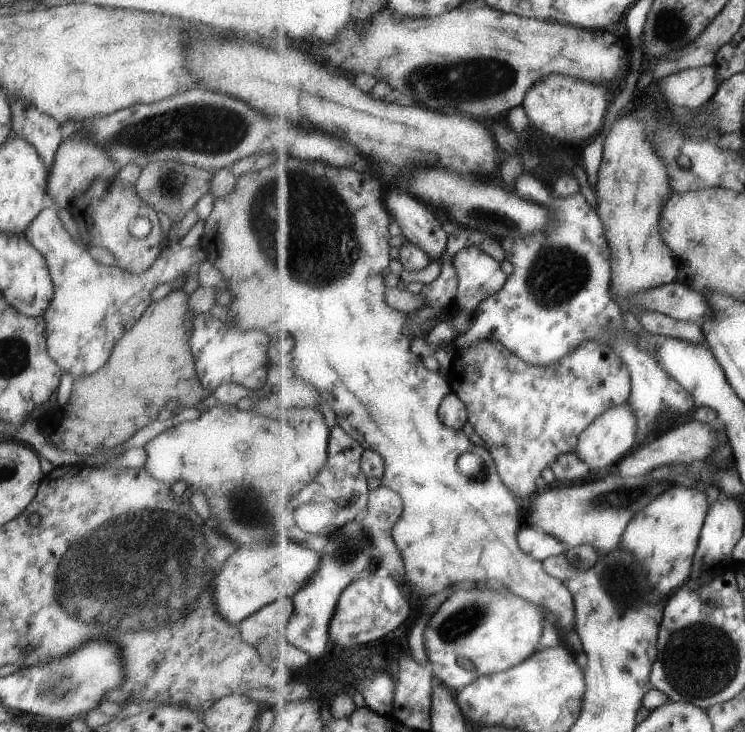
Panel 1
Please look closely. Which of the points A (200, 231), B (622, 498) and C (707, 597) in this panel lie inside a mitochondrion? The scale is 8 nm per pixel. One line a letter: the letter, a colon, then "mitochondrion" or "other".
A: other
B: mitochondrion
C: other

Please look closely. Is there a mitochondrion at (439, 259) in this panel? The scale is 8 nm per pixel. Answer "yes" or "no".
no

